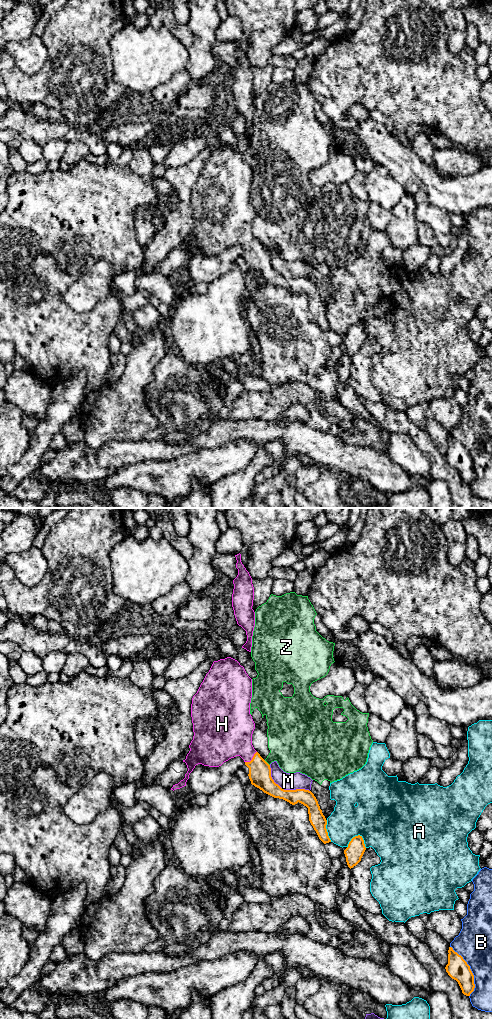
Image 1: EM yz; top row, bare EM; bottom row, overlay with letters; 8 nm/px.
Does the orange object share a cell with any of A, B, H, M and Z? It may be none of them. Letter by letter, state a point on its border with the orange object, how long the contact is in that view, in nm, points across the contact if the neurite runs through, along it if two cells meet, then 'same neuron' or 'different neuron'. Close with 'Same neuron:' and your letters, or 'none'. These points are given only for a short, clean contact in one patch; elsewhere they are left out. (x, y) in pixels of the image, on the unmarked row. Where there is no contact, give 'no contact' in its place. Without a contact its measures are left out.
A: yz (357, 324) | 160 nm | different neuron
B: yz (471, 459) | 440 nm | different neuron
H: yz (252, 246) | 130 nm | across yz (259, 262), (258, 254), (252, 246), (231, 223) | same neuron
M: yz (283, 277) | 380 nm | different neuron
Z: yz (267, 251) | 60 nm | along yz (264, 248), (269, 253) | different neuron
Same neuron: H

